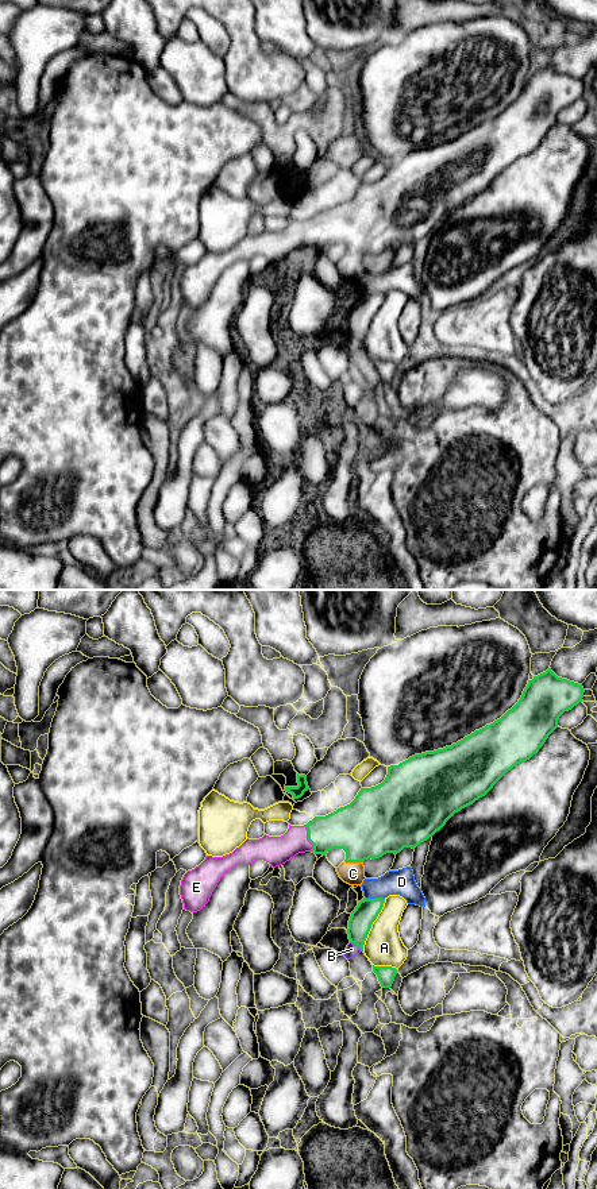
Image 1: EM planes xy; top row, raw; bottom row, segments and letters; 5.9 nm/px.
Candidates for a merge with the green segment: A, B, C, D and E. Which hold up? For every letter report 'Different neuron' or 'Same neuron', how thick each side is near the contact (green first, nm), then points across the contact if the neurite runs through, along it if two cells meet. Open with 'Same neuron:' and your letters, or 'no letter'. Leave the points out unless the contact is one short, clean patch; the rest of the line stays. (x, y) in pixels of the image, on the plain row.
Same neuron: C, E
A: Different neuron. Thickness 140 nm (green) against 220 nm
B: Different neuron. Thickness 140 nm (green) against 70 nm. Boundary: xy (350, 336), (361, 346)
C: Same neuron. Thickness 380 nm (green) against 140 nm. Path across: xy (372, 220), (362, 230), (354, 257), (353, 269)
D: Different neuron. Thickness 140 nm (green) against 150 nm. Boundary: xy (365, 292), (384, 294)
E: Same neuron. Thickness 260 nm (green) against 170 nm. Path across: xy (349, 223), (308, 234), (299, 234), (276, 246)

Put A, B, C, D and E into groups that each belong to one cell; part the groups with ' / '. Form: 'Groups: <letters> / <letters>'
Groups: A / B / C E / D

